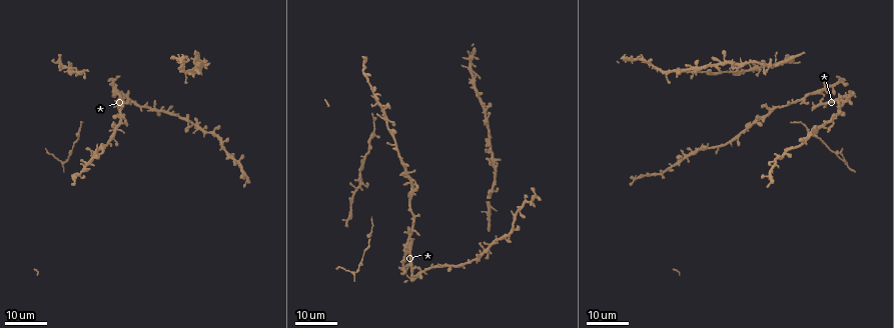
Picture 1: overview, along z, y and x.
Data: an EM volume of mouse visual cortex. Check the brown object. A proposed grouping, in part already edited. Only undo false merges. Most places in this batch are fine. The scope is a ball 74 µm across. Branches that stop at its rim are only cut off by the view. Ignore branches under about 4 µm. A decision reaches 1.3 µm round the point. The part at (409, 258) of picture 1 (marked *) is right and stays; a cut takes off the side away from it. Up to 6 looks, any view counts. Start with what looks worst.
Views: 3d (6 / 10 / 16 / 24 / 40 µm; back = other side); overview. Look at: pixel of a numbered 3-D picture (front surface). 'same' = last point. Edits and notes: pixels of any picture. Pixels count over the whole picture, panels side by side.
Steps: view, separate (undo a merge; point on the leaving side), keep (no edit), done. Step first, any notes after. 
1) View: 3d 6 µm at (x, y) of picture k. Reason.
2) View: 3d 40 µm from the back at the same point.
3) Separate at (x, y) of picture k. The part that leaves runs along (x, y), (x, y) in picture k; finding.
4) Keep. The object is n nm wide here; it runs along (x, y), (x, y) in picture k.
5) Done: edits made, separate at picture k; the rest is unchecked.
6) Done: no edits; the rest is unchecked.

View: 3d 24 µm at (410, 230) of picture 1. Small branch off a trunk.

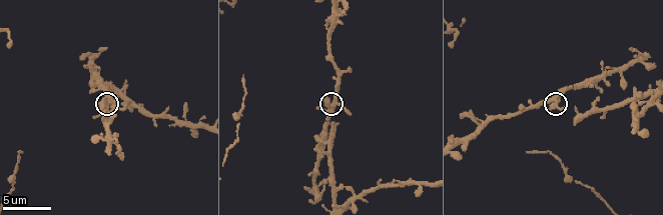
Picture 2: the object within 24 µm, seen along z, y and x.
View: 3d 6 µm at (327, 104) of picture 2.

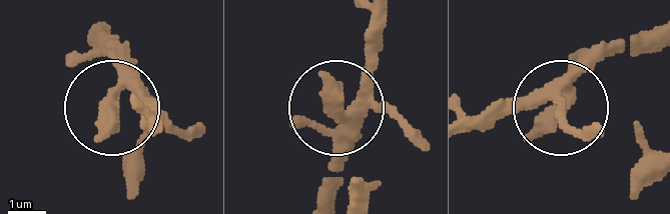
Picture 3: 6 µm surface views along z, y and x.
View: 3d 6 µm from the back at (114, 107) of picture 3.

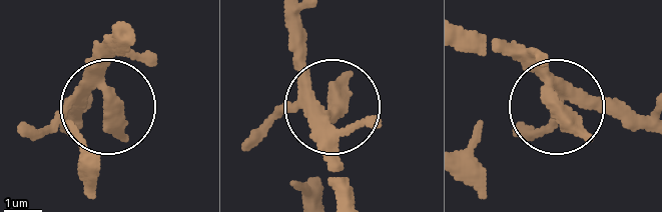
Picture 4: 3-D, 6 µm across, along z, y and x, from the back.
Keep. The side arm is 35 µm long; it runs along (468, 38), (506, 47), (551, 101), (611, 105), (647, 130) in picture 4; one cell here.

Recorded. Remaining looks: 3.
View: 3d 6 µm at (482, 121) of picture 2. Four arms meet.

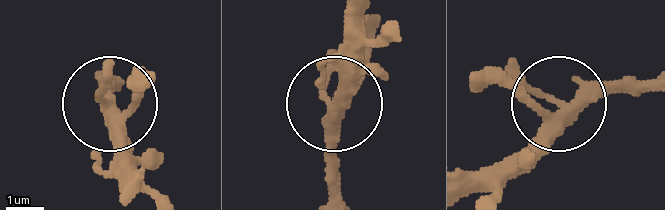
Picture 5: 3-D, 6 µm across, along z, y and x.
Keep. The side arm is 36 µm long; it runs along (646, 84), (598, 84), (541, 109), (486, 68) in picture 5; one cell here.

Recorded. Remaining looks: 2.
View: 3d 16 µm at (361, 183) of picture 1. Four arms meet.

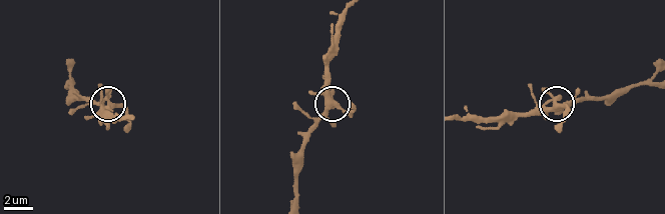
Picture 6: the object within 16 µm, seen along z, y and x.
View: 3d 6 µm at (327, 104) of picture 6. Closer look.

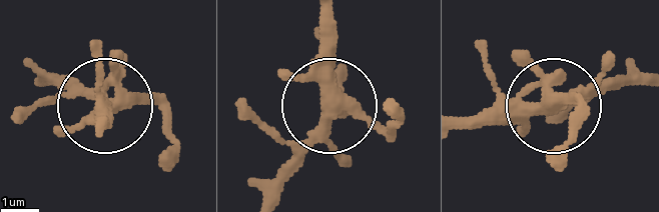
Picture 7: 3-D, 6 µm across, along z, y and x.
Keep. 4 arms meet here; continuous, no second cell.

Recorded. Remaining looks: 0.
Done: no edits; the rest is unchecked.

